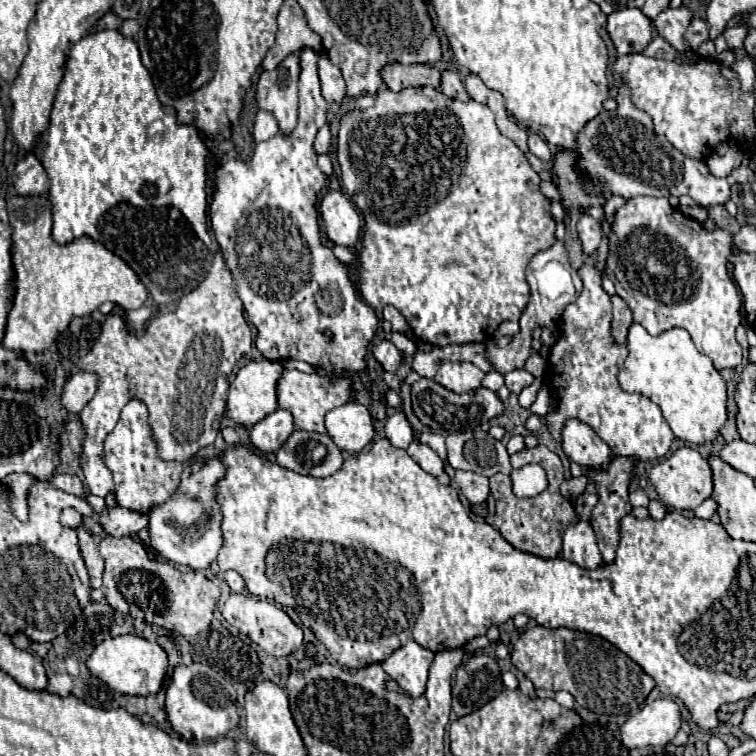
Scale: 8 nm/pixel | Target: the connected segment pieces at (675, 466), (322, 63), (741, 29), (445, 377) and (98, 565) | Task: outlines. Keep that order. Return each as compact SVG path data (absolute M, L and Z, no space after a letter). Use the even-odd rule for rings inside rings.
M691 447L677 449L669 459L657 463L649 473L649 479L659 493L659 499L667 507L677 509L677 511L691 511L691 509L699 507L705 499L709 499L713 495L713 479L711 477L713 477L713 473L711 473L707 457L703 457L699 451L695 451Z
M325 53L319 55L319 79L321 79L321 93L325 97L325 101L329 103L337 103L345 97L345 81L341 77L341 71L327 59Z
M739 25L739 27L731 27L731 29L725 29L725 41L727 41L727 47L737 51L743 47L743 39L747 35L747 29L749 25Z
M459 361L459 363L439 363L439 371L435 373L433 381L453 393L469 393L481 385L483 377L485 373L479 367L475 367L473 363Z
M83 527L77 529L79 535L79 547L81 547L81 555L85 559L85 565L89 577L91 577L91 587L99 589L101 587L101 575L103 575L103 559L99 555L99 549L91 537L91 533L87 533Z

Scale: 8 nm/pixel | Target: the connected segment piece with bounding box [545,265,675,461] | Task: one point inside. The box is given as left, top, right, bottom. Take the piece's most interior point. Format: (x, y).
(584, 363)

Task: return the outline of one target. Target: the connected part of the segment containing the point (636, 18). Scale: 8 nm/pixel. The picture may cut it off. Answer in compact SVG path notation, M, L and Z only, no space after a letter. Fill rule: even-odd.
M639 9L613 11L607 17L607 31L619 55L641 53L653 39L651 21Z

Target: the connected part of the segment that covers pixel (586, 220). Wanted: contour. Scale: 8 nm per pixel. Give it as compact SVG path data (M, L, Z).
M585 213L585 215L581 215L581 219L577 223L577 231L579 231L579 239L583 243L583 251L587 255L593 255L599 249L599 243L603 237L601 223Z

